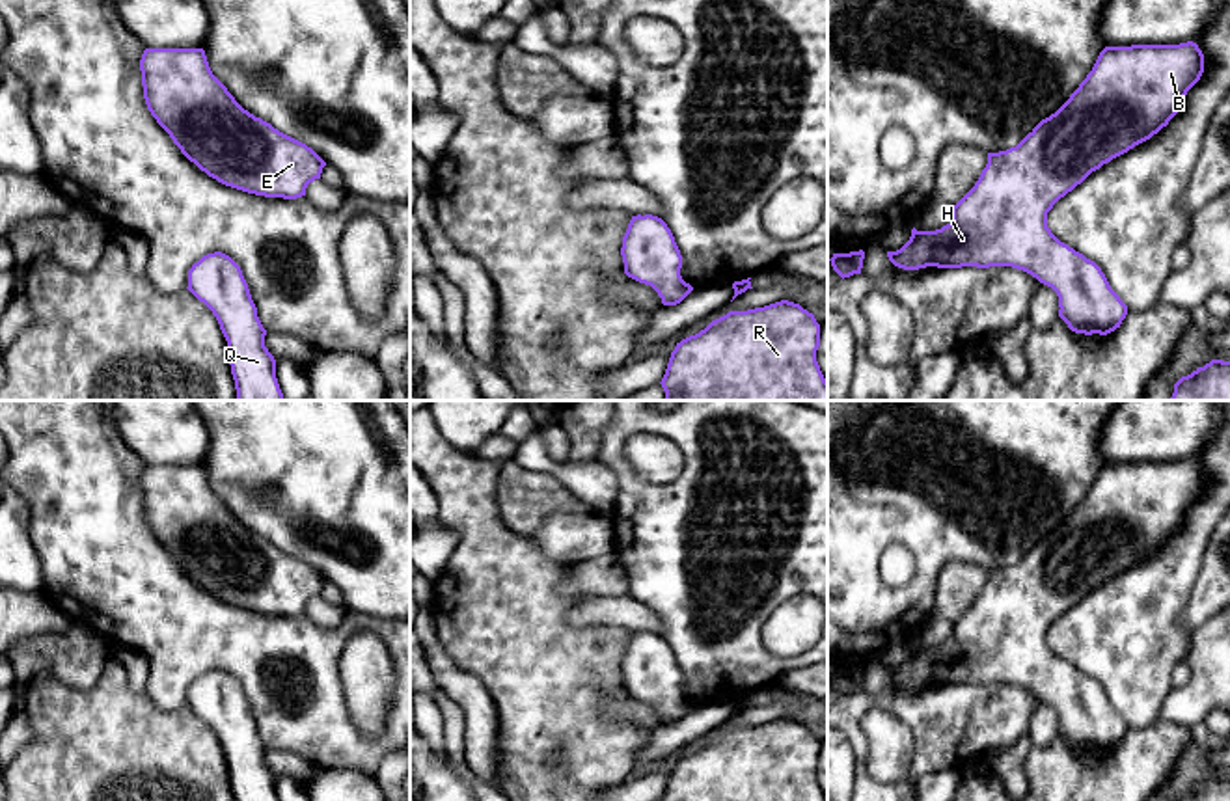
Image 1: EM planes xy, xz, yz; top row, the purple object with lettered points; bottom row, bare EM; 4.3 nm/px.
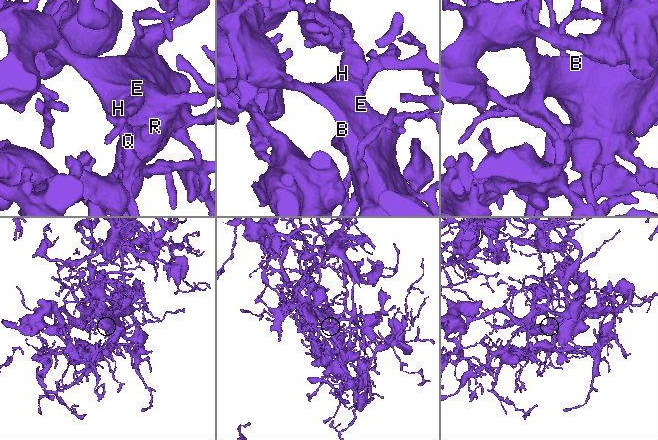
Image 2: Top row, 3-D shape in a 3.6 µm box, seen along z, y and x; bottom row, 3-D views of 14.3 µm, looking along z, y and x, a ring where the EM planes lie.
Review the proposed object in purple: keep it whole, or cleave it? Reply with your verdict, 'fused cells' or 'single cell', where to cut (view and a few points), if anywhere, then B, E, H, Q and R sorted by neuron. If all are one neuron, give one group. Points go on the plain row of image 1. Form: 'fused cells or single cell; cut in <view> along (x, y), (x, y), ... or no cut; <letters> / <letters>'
single cell; no cut; B E H Q R

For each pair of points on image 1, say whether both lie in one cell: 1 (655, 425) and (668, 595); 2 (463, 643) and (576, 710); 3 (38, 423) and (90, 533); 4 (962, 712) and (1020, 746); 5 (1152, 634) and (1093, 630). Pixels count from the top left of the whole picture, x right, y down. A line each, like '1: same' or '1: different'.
1: same
2: same
3: same
4: different
5: same

